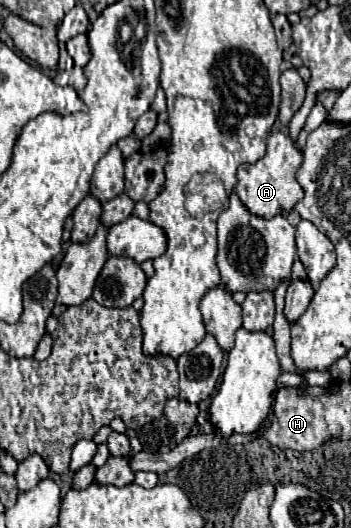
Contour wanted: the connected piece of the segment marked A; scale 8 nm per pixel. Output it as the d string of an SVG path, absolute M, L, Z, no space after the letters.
M274 131L266 141L266 155L256 163L244 163L238 167L238 183L236 193L250 213L270 219L274 215L288 217L294 205L302 199L302 187L296 181L296 171L302 165L302 151L290 139L290 135L282 131Z

